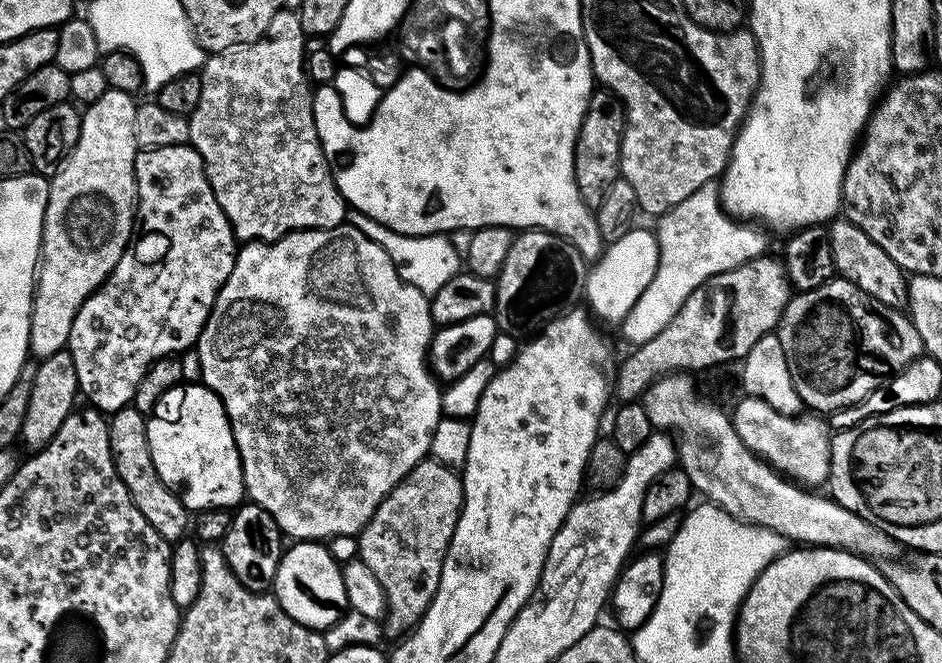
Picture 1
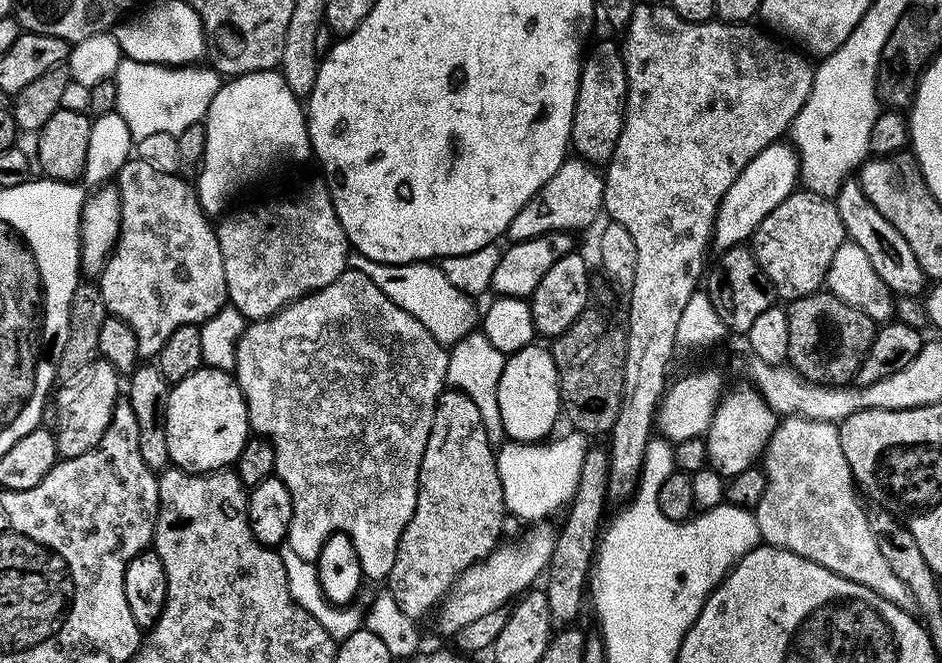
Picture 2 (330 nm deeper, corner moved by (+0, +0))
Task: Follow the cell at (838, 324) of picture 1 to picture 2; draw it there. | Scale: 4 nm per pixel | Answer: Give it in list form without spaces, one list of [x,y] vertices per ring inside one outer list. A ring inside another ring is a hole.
[[[827,290],[800,296],[787,305],[789,350],[787,363],[808,382],[824,385],[847,385],[871,350],[877,325],[854,306]]]

